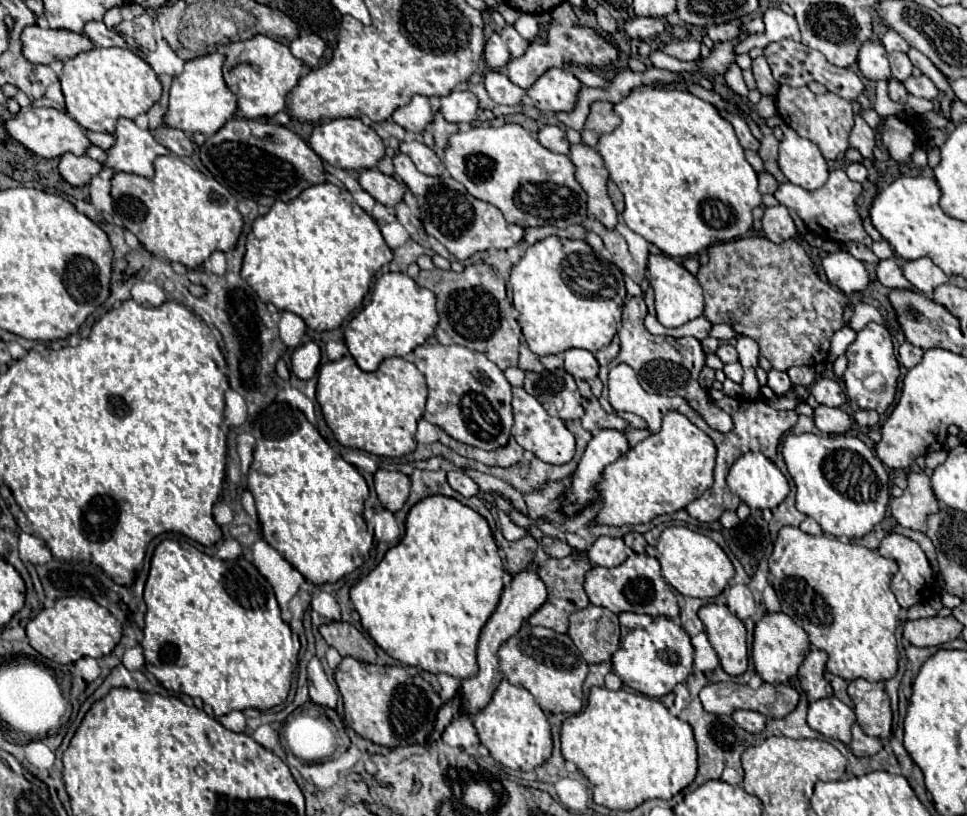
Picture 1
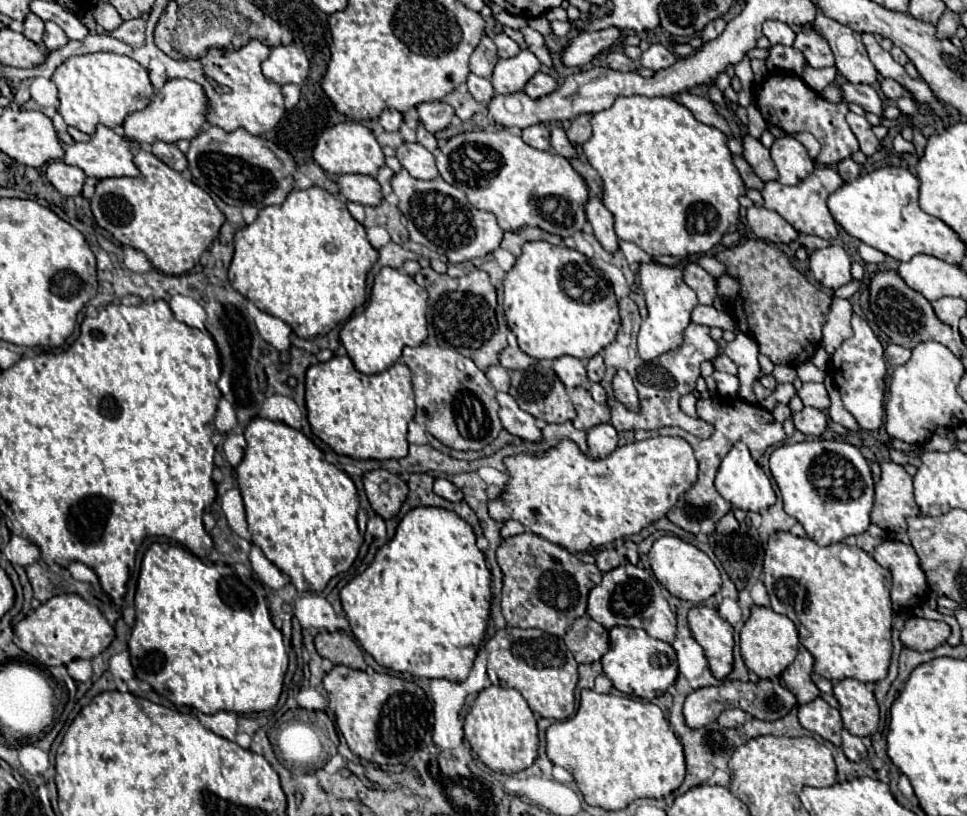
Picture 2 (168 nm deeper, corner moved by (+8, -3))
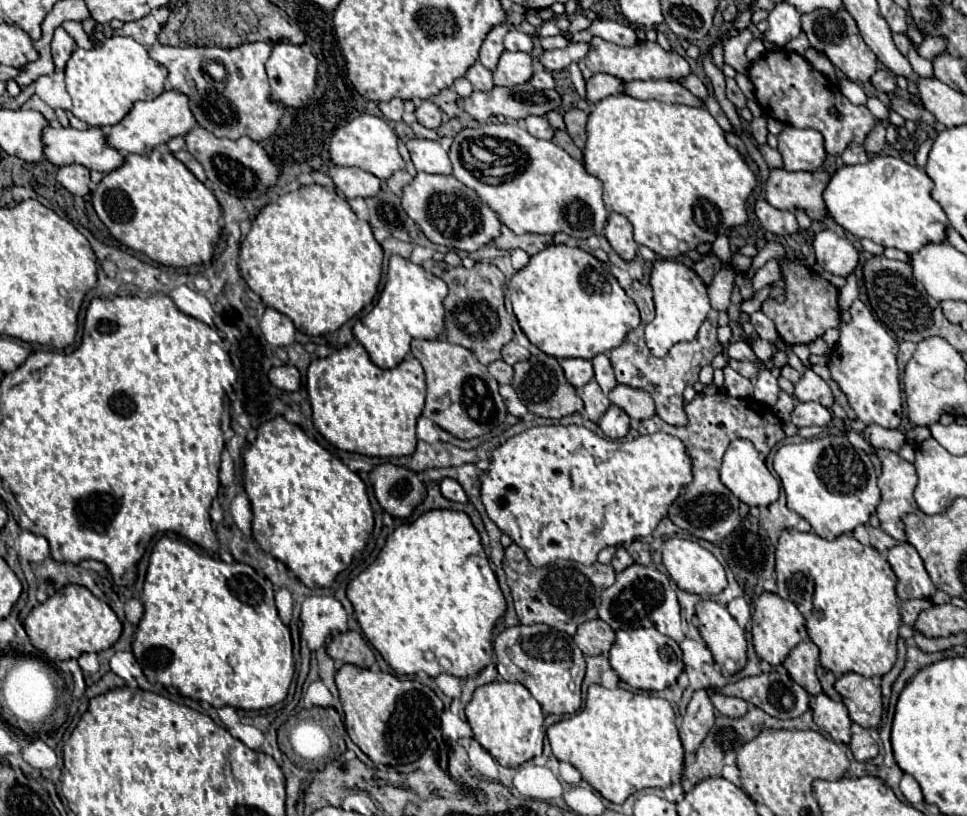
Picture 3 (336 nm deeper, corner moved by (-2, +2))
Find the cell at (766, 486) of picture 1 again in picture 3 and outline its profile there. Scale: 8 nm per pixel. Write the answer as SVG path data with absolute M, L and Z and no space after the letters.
M734 440L728 446L720 468L720 480L740 502L748 506L768 506L776 502L780 496L780 480L774 474L770 474L770 470L766 468L764 460L760 458L758 450L750 440Z

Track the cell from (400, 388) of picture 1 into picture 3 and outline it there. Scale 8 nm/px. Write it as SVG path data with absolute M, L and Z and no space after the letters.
M350 344L326 358L318 358L308 368L308 396L316 430L336 448L362 456L410 456L416 450L416 420L422 414L426 398L426 382L422 364L408 356L396 368L382 370L370 362L364 346Z

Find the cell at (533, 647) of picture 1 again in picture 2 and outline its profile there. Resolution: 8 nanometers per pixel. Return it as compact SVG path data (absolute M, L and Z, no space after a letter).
M506 627L486 641L488 677L498 687L514 687L528 701L536 719L568 719L574 713L578 663L560 637L540 629Z

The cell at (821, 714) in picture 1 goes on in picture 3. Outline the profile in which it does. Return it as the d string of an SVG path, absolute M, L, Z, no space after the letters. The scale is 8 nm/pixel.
M818 694L814 696L814 702L812 702L812 714L818 728L828 732L834 738L834 742L842 742L842 744L850 742L852 720L850 720L848 708L842 702L834 702L832 698Z

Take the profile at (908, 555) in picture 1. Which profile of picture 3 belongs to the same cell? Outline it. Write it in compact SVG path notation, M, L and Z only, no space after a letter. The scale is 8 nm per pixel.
M900 542L888 550L888 562L898 576L896 594L902 602L914 598L932 598L936 594L936 586L932 584L922 558L916 548L908 542Z

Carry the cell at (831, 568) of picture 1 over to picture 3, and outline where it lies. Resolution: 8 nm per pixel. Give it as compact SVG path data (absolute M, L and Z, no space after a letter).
M784 530L776 548L776 580L778 594L796 604L806 618L810 640L820 648L820 664L832 670L836 676L856 672L866 678L884 676L896 662L896 640L900 629L900 610L896 596L896 574L888 560L872 548L864 546L850 534L836 540L824 540L818 534L804 534L798 530Z

